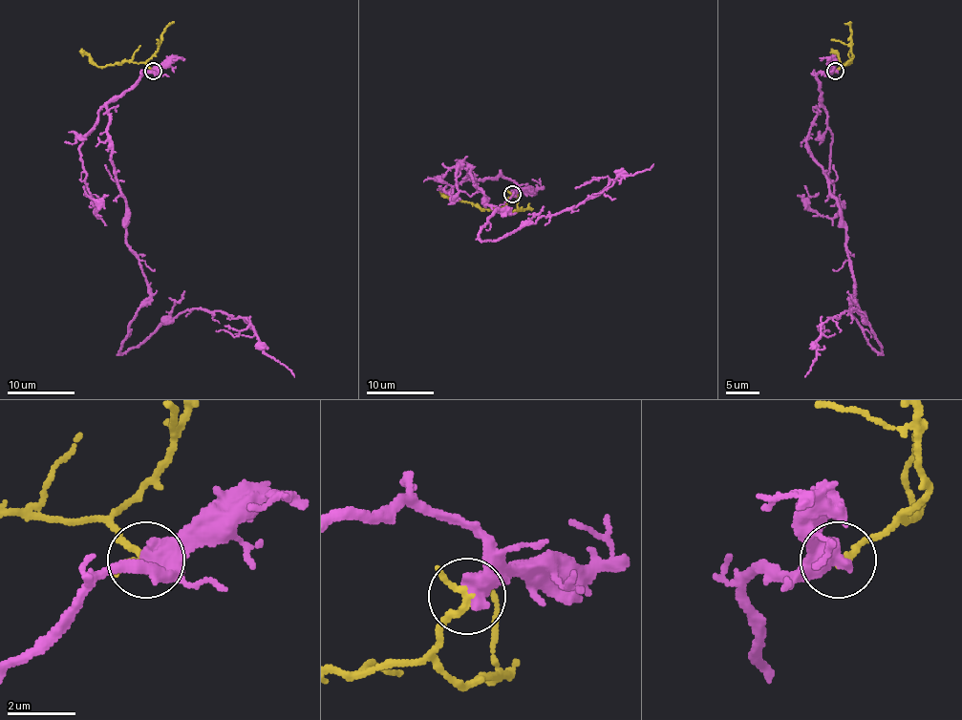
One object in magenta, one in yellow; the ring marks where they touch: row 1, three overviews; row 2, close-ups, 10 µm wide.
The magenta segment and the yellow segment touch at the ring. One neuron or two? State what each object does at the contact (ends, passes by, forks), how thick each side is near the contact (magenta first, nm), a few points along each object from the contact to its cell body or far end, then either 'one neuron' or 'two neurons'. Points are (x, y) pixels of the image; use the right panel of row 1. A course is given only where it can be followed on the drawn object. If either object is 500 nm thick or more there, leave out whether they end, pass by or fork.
700 nm thick on the magenta side, 190 nm on the other; magenta runs (835, 70), (816, 76), (806, 149), (844, 228), (851, 316), (882, 346), (846, 310), (822, 326), (804, 376); yellow runs (835, 70), (850, 61), (842, 67), (840, 58), (831, 52); one neuron

